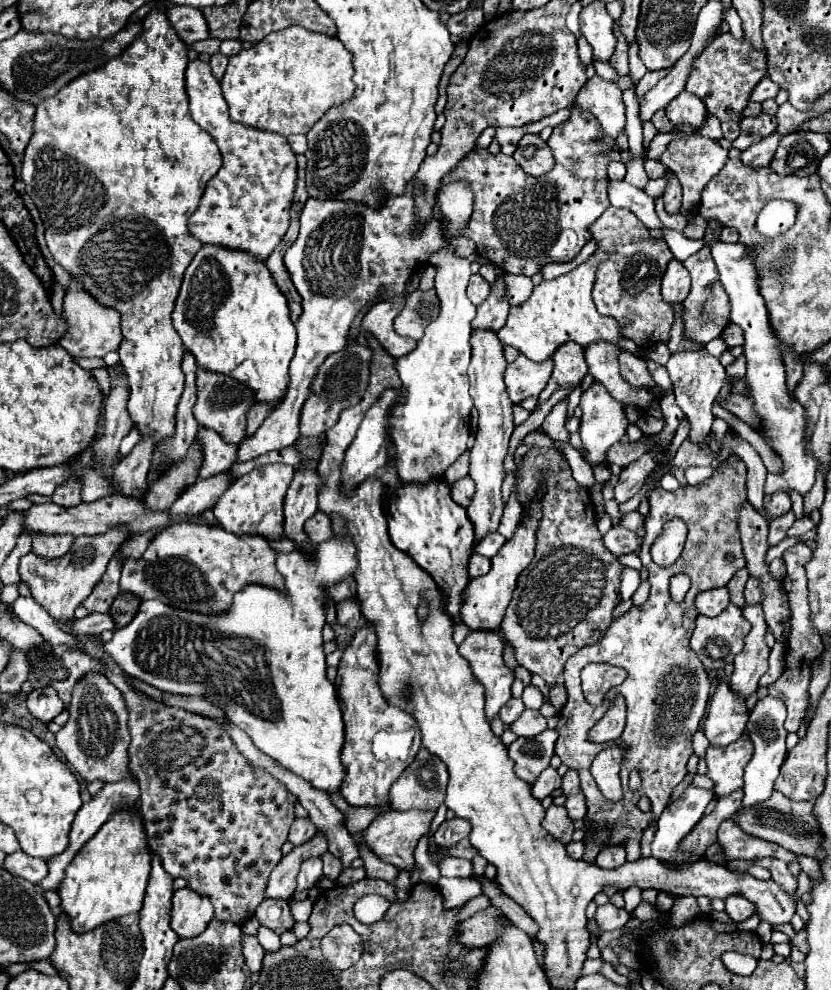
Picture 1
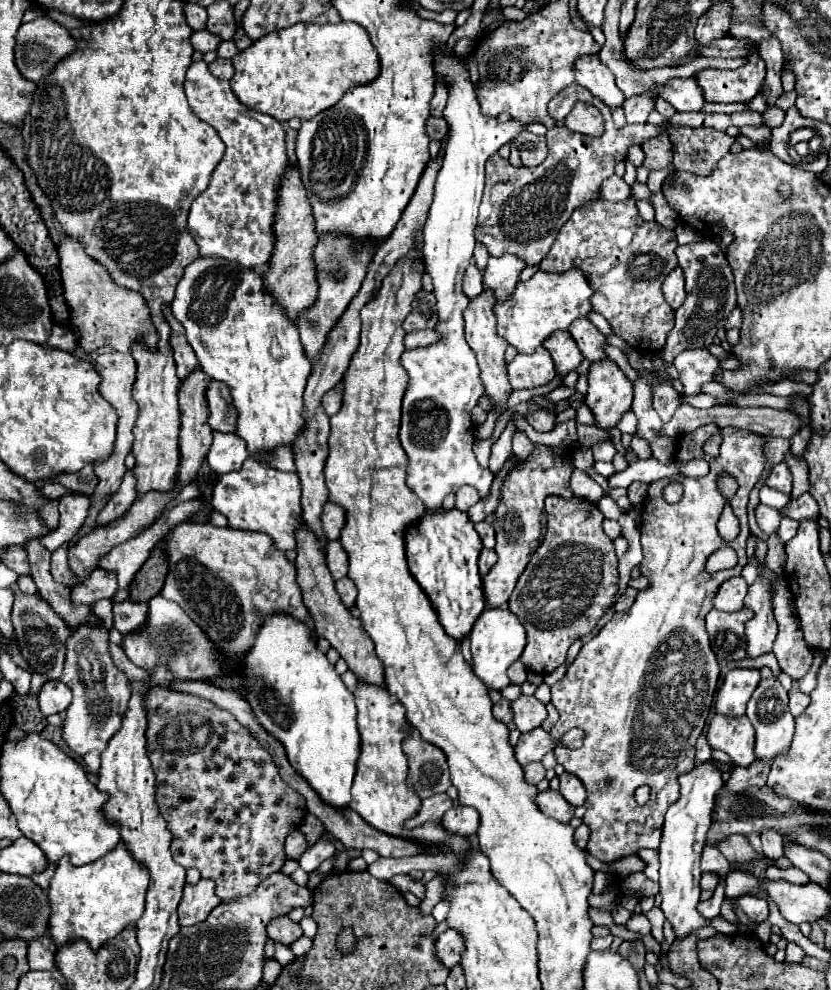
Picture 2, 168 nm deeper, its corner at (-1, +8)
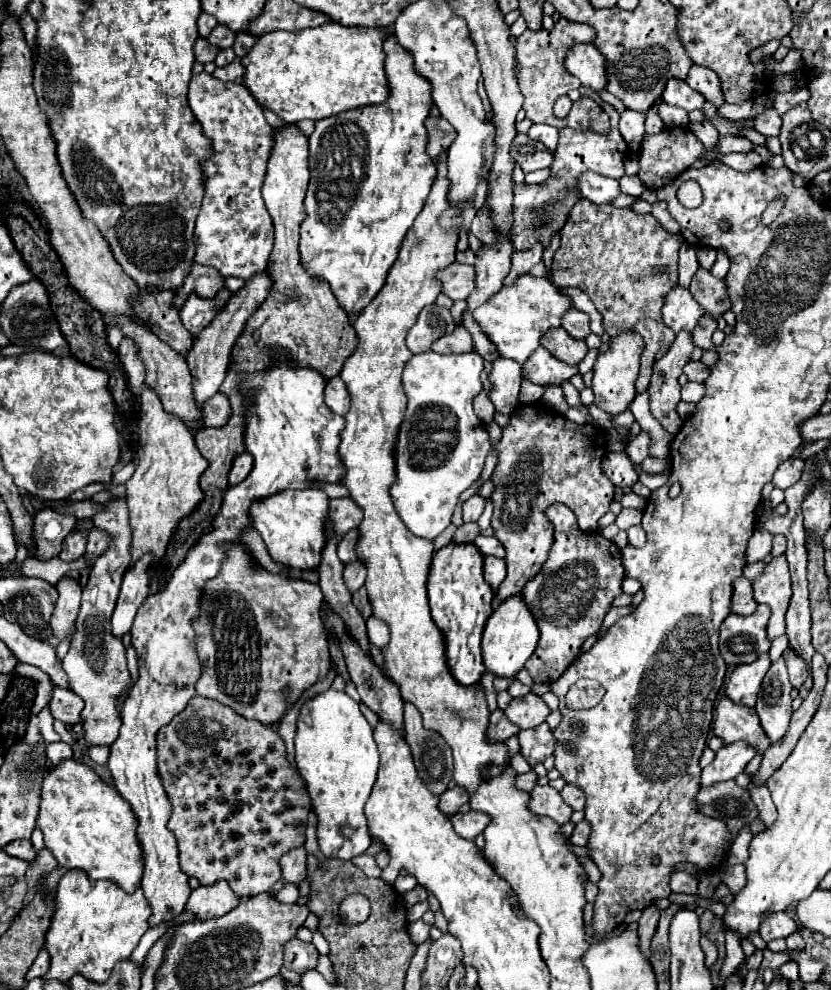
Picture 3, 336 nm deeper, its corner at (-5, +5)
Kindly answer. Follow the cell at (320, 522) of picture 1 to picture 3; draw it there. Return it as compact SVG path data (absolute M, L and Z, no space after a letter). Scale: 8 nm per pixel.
M350 497L330 499L330 521L334 533L342 537L346 535L346 531L358 527L358 523L362 521L362 509Z

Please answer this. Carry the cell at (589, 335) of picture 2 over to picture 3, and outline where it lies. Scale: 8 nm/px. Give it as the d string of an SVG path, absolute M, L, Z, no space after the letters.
M570 309L564 317L562 317L562 327L574 337L574 339L586 339L592 331L588 327L588 315L578 311L578 309Z

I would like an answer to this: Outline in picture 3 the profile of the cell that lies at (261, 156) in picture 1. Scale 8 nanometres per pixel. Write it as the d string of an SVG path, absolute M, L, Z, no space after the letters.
M206 71L192 75L188 103L206 135L214 141L214 155L202 167L206 189L194 231L196 263L214 267L224 277L248 281L266 269L274 243L272 219L260 195L264 171L274 149L274 129L244 85L220 81Z

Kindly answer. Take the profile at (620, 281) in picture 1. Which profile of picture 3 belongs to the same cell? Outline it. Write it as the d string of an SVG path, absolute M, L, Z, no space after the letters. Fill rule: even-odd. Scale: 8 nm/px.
M580 199L568 215L564 229L560 231L560 247L552 259L552 283L558 287L578 287L582 289L596 309L602 313L604 329L610 337L620 333L638 333L644 339L644 351L640 359L640 375L636 379L636 391L644 391L650 383L654 357L660 349L668 349L674 343L676 333L670 331L662 321L662 305L666 293L678 283L678 251L684 243L682 235L668 233L654 215L640 215L634 209L618 209L614 205L596 205L588 199ZM636 259L654 259L652 263L642 263ZM642 263L642 265L638 265Z

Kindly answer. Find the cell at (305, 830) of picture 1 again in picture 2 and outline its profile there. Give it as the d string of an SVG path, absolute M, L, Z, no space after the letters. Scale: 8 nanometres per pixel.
M294 830L288 838L286 838L286 856L290 860L300 860L300 856L306 852L306 838L300 830Z

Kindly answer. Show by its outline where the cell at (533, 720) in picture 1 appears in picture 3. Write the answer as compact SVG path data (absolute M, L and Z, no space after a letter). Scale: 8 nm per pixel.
M528 693L524 697L516 697L510 701L510 705L504 709L506 717L516 723L520 729L532 729L546 721L550 715L548 705L542 701L542 697Z

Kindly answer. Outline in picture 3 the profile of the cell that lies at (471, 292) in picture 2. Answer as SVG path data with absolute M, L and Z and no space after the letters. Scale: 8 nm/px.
M452 263L438 273L438 279L442 281L442 291L450 299L466 299L474 289L474 267L464 263Z

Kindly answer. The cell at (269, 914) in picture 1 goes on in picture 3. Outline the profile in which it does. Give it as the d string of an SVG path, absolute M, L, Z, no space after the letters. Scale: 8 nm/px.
M296 937L290 939L290 943L286 943L286 947L284 947L284 967L290 971L296 971L296 973L314 969L316 957L318 957L316 947L312 943L304 943Z

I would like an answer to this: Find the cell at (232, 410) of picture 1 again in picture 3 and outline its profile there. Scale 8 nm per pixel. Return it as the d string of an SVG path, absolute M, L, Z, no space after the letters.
M216 393L204 405L204 425L206 427L224 427L224 423L228 423L230 415L232 415L230 401L222 393Z

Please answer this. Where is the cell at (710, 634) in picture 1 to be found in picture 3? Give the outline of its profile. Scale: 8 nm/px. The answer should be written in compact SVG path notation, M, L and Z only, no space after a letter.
M758 605L758 609L748 615L728 615L720 627L720 655L728 665L742 665L756 661L762 653L770 649L766 637L770 609Z

